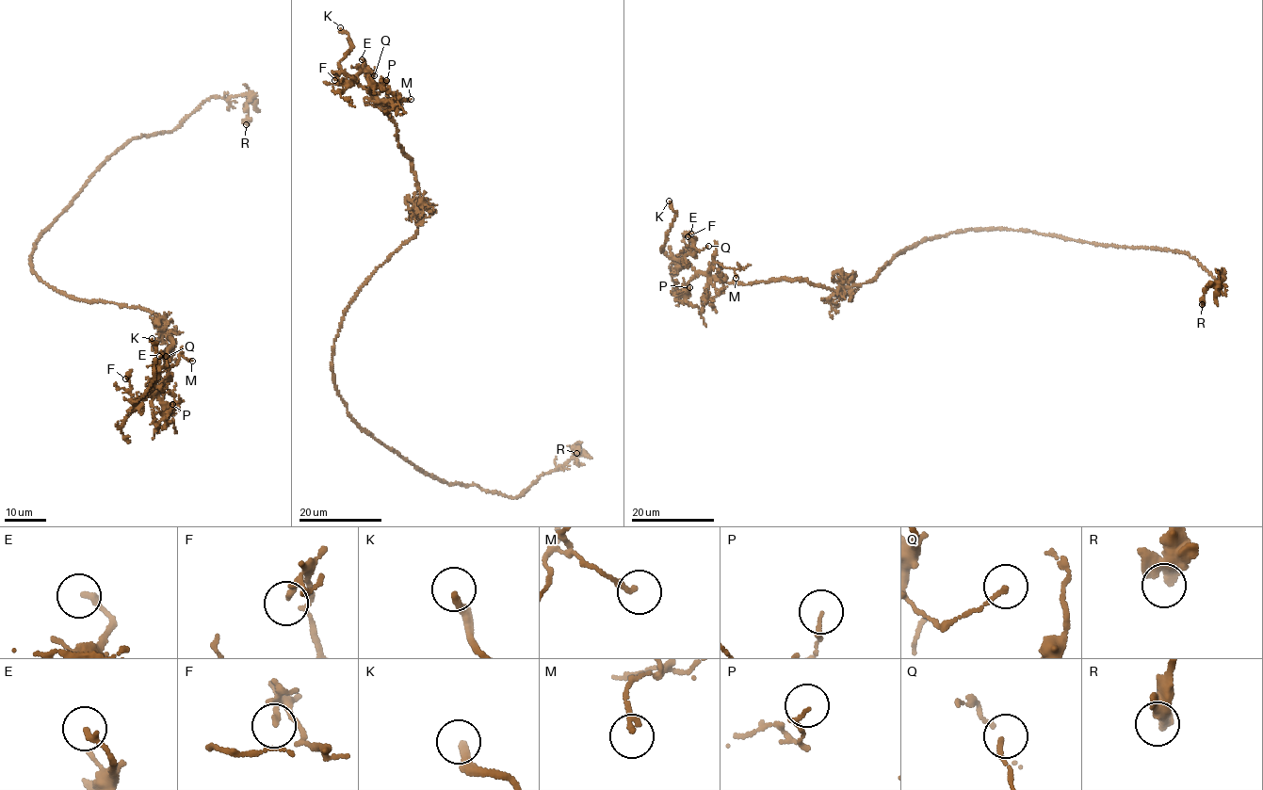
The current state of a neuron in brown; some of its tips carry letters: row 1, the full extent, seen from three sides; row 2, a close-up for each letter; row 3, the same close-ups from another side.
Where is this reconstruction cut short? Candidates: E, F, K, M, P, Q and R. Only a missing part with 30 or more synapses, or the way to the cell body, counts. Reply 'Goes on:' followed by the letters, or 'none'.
Goes on: K

